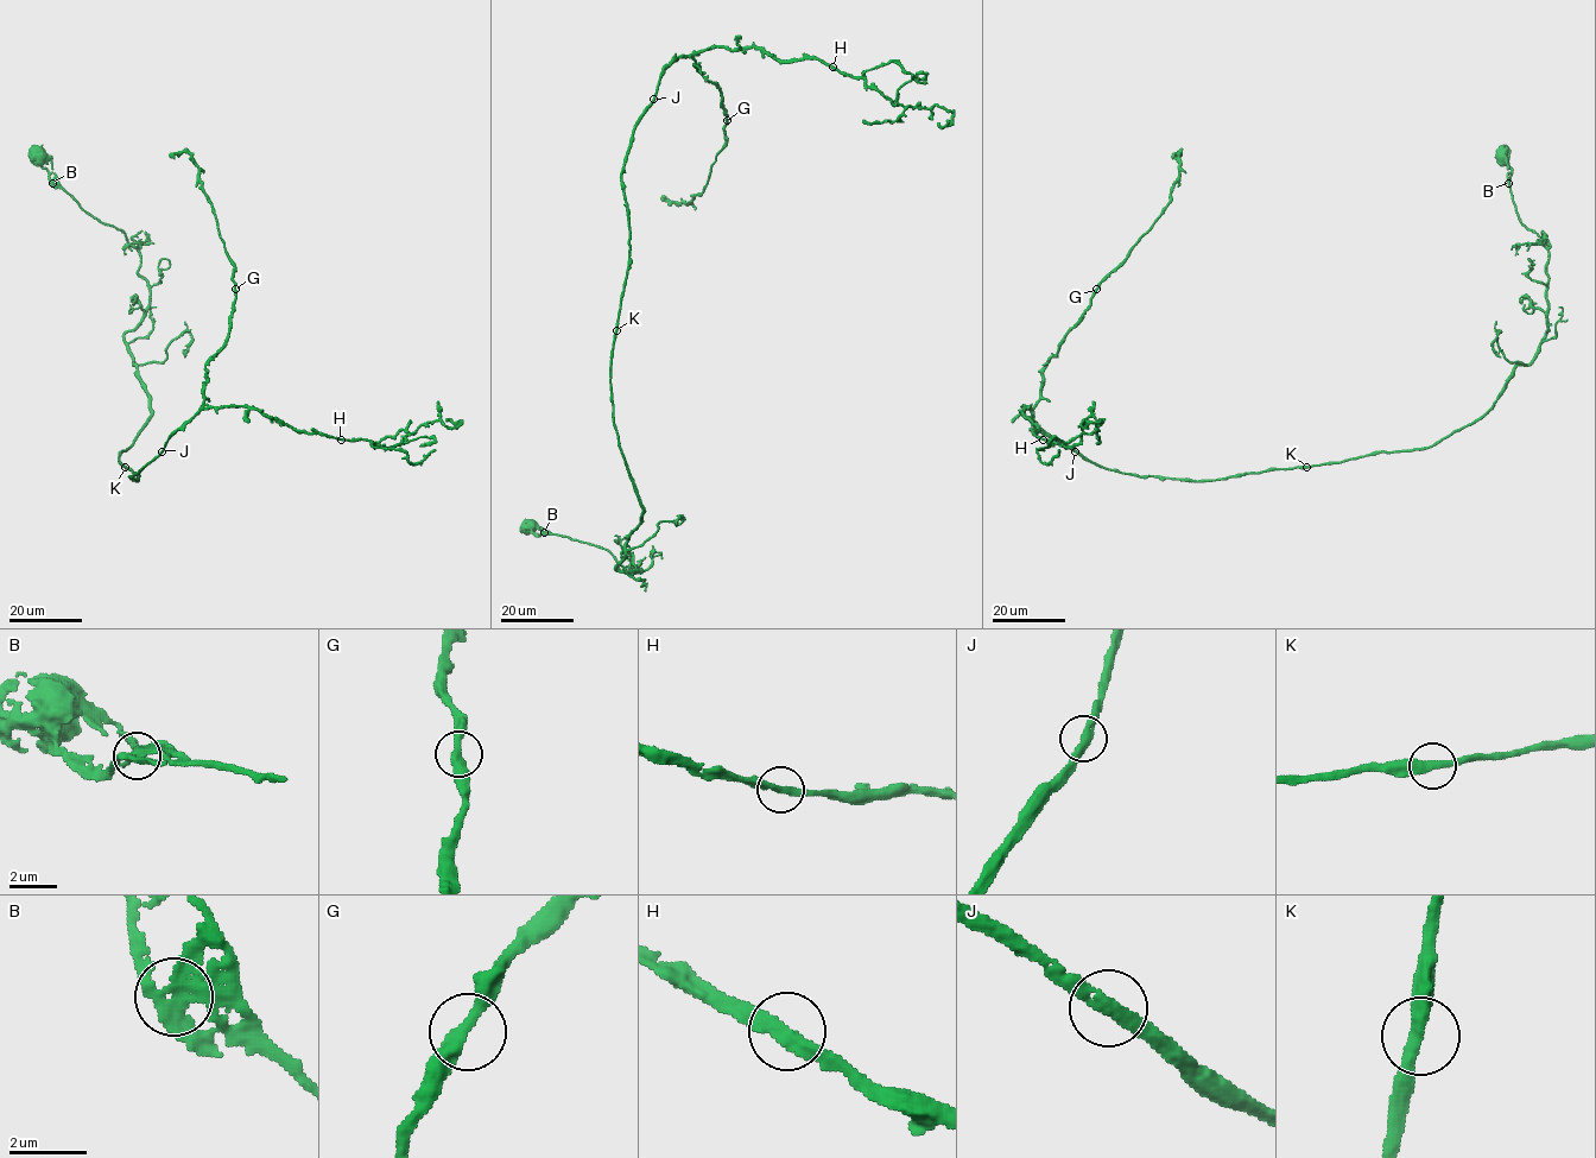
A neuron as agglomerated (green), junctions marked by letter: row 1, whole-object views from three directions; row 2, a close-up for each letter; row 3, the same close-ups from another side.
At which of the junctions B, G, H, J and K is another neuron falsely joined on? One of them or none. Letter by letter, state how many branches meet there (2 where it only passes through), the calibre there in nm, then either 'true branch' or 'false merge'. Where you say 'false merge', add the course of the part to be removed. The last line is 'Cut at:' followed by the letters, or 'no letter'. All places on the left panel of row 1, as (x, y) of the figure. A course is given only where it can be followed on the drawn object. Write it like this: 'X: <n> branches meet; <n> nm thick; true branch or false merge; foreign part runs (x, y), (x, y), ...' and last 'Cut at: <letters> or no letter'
B: 2 branches meet; 360 nm thick; true branch
G: 2 branches meet; 360 nm thick; true branch
H: 2 branches meet; 320 nm thick; true branch
J: 2 branches meet; 300 nm thick; true branch
K: 2 branches meet; 380 nm thick; true branch
Cut at: no letter

